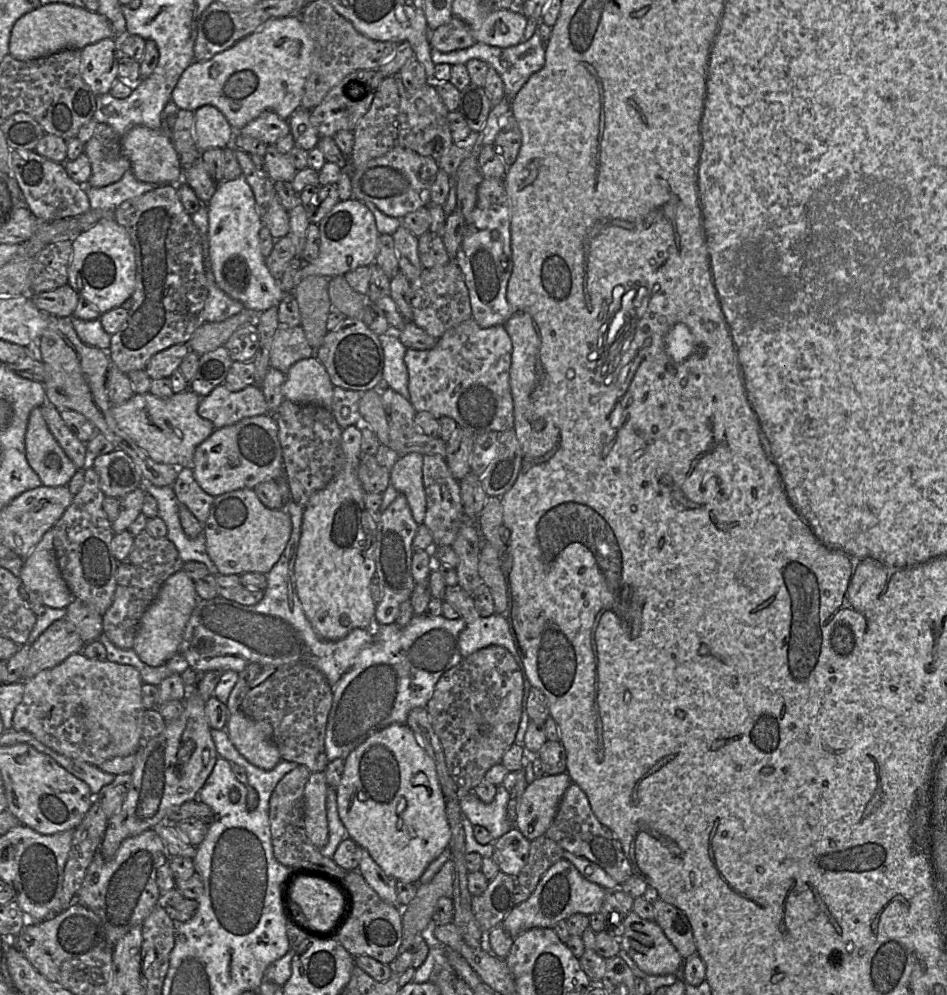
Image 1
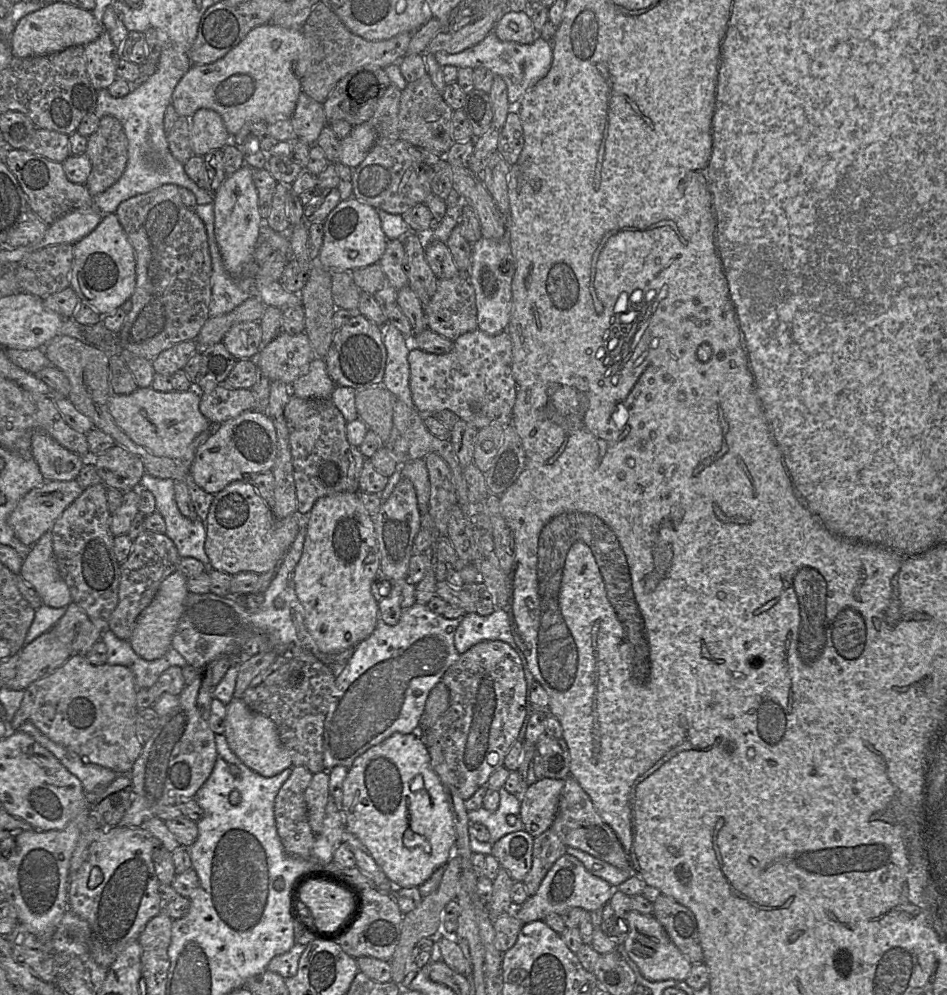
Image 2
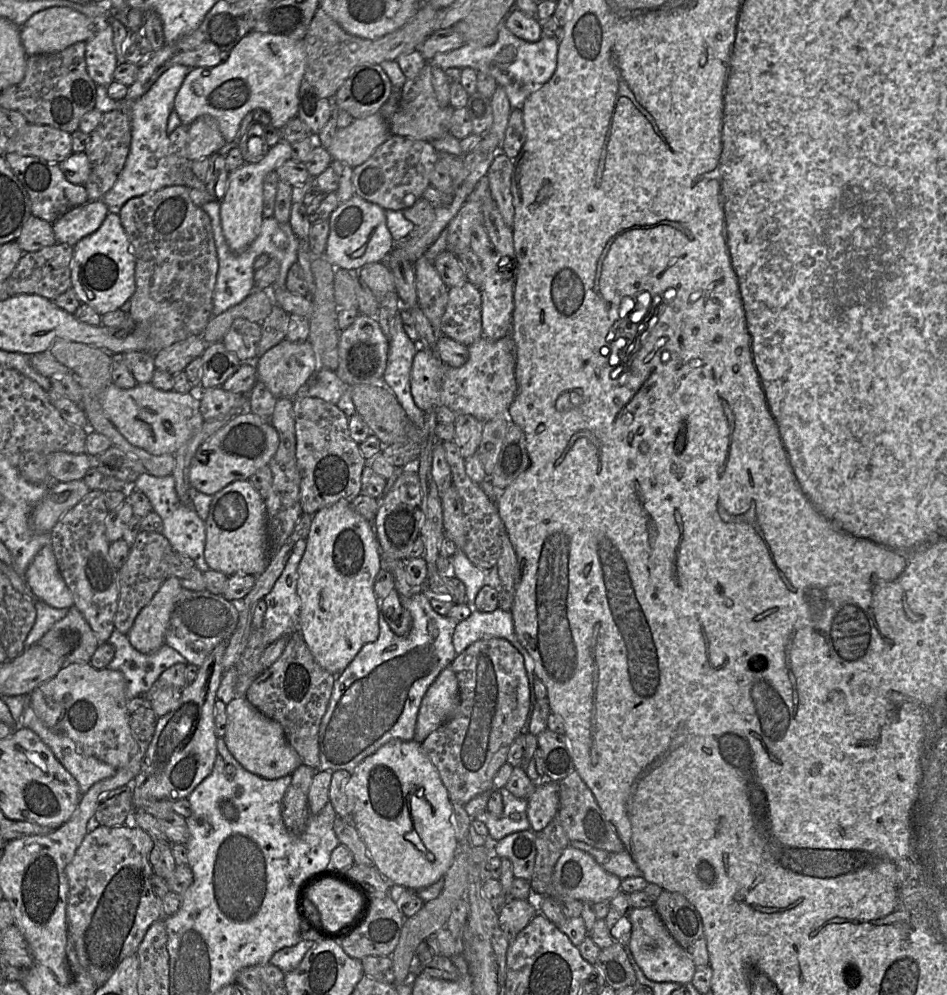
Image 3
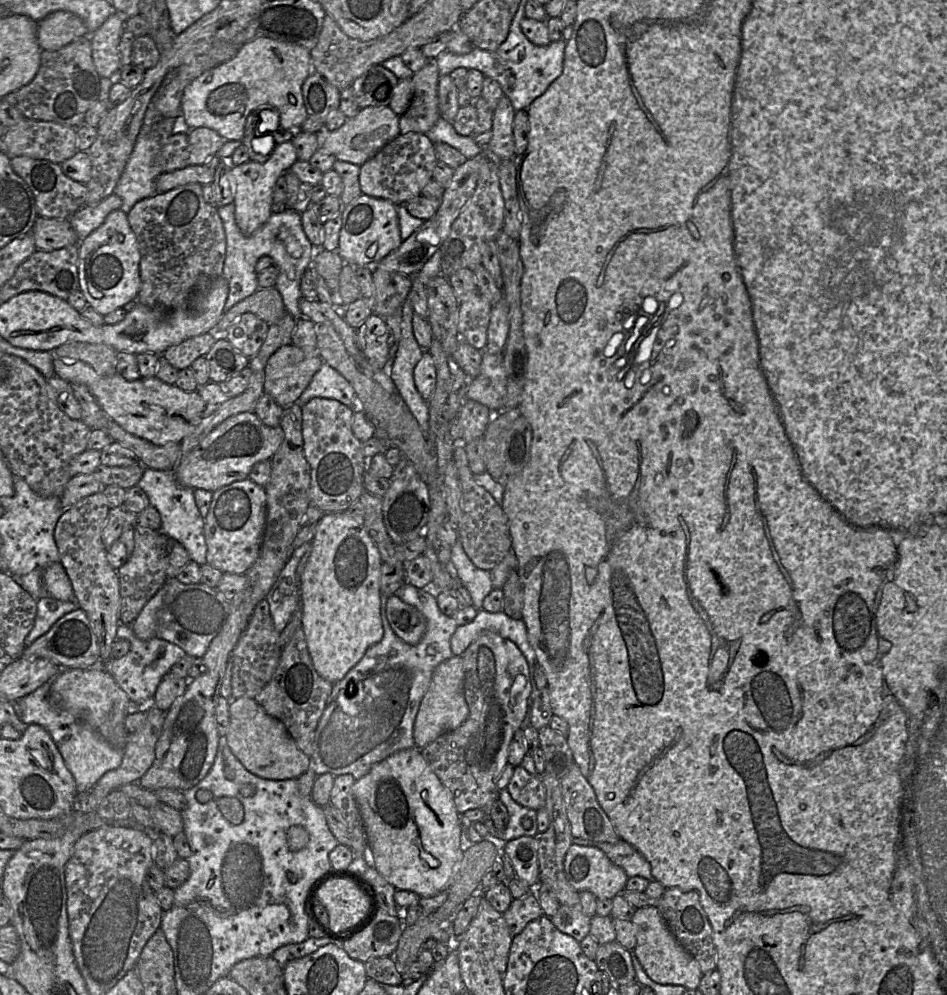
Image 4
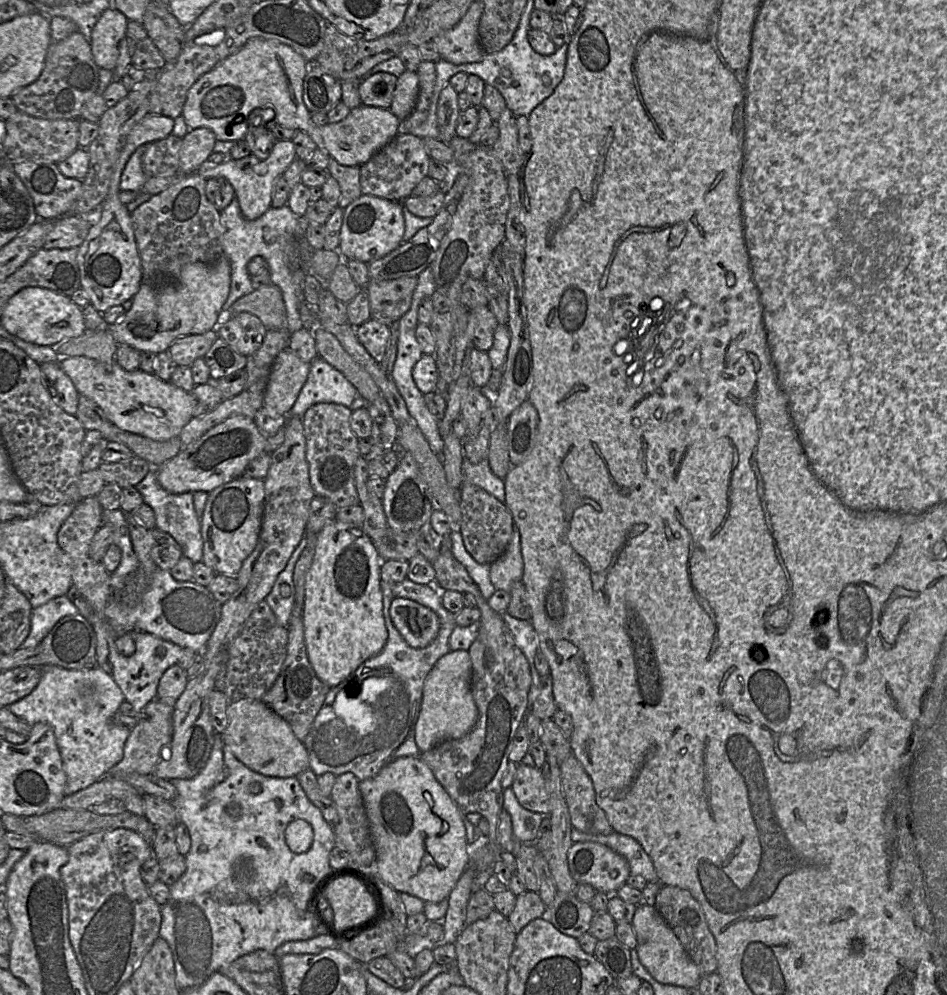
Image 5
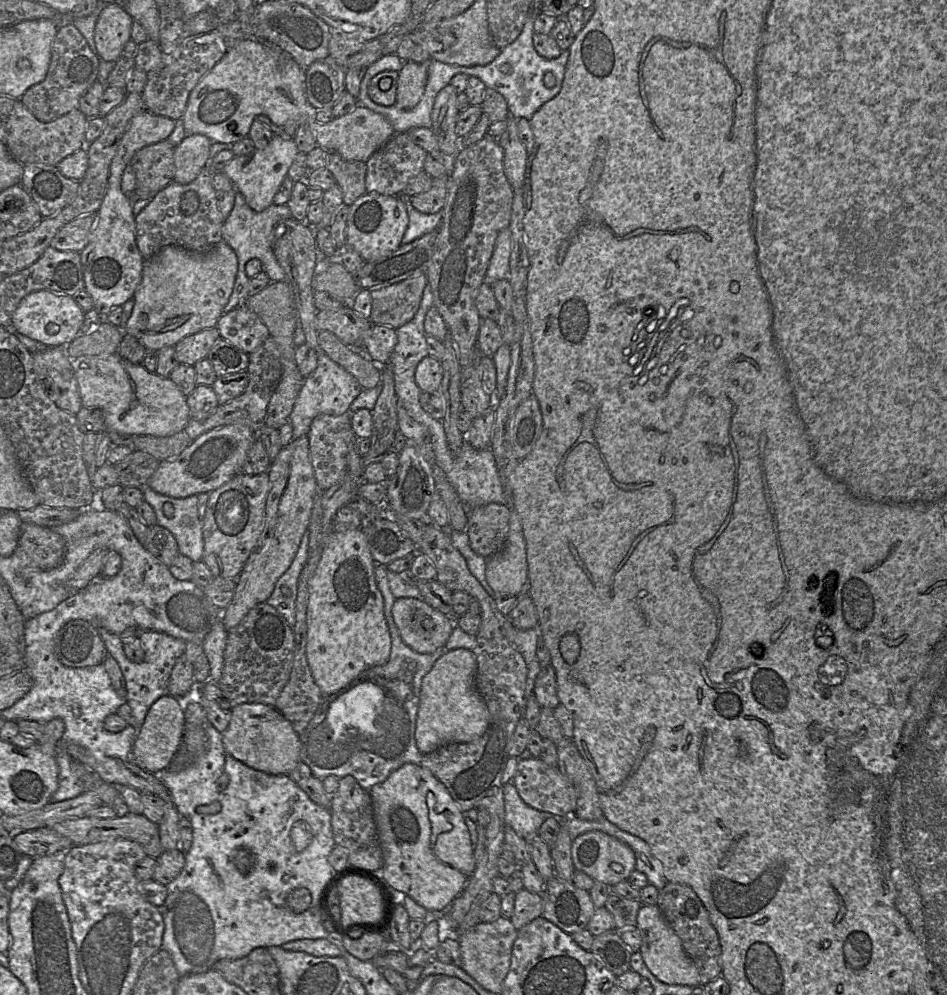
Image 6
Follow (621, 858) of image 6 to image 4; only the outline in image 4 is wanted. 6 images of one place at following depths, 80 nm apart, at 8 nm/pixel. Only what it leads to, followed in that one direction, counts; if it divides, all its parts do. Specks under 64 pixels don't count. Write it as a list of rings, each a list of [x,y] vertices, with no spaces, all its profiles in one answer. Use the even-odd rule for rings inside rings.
[[[572,843],[564,859],[564,872],[573,889],[589,891],[597,899],[612,899],[625,889],[628,876],[596,847]]]

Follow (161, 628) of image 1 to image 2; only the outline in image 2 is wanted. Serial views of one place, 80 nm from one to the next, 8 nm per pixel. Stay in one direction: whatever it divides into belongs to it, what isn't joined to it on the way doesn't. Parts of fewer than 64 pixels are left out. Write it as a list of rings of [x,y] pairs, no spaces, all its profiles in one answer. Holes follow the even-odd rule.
[[[176,570],[163,580],[151,603],[138,616],[129,639],[132,649],[138,656],[148,661],[156,660],[172,648],[171,640],[183,614],[188,593],[187,578],[181,572]]]

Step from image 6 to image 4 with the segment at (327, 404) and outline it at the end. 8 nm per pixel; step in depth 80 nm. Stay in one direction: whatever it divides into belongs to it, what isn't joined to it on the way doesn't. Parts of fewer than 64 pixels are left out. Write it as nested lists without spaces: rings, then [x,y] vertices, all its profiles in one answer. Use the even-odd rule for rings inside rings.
[[[323,361],[295,403],[301,407],[316,397],[335,399],[346,406],[359,408],[352,385],[342,374]]]

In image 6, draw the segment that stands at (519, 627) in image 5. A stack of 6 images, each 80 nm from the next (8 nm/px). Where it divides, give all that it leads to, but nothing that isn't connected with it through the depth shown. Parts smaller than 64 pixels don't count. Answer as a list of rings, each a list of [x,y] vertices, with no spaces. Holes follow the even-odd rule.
[[[538,629],[515,631],[515,644],[524,657],[528,668],[525,690],[525,709],[530,696],[534,695],[536,679],[541,669],[536,654],[539,641],[540,633]]]

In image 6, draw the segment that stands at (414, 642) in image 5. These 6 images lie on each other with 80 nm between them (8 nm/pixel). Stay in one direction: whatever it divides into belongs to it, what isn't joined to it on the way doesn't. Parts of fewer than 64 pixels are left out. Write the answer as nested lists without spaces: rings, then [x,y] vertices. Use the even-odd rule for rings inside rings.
[[[411,597],[396,599],[392,616],[403,642],[421,654],[445,647],[455,627],[453,619]]]

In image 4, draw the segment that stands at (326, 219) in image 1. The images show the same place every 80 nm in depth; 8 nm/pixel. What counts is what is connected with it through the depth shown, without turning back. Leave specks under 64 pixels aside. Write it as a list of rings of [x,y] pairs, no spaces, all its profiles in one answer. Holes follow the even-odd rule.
[[[362,194],[347,205],[341,203],[339,210],[342,223],[336,251],[344,262],[373,267],[402,243],[396,205],[391,201]]]

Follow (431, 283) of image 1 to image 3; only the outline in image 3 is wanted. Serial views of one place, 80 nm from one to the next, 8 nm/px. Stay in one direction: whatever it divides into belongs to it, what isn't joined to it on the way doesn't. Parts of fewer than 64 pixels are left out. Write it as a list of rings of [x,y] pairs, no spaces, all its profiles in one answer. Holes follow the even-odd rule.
[[[467,281],[449,288],[448,302],[441,318],[440,332],[466,346],[483,337],[482,301],[478,286]]]

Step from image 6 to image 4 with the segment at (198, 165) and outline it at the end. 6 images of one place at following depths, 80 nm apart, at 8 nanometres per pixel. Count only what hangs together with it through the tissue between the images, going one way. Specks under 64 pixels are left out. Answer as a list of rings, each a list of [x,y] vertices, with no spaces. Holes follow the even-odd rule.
[[[197,127],[197,128],[192,128],[188,133],[188,157],[187,157],[187,163],[188,165],[202,165],[206,162],[207,159],[211,159],[213,156],[217,155],[218,150],[221,148],[223,143],[225,141],[230,141],[230,140],[225,140],[222,138],[214,129],[210,129],[208,127]]]

